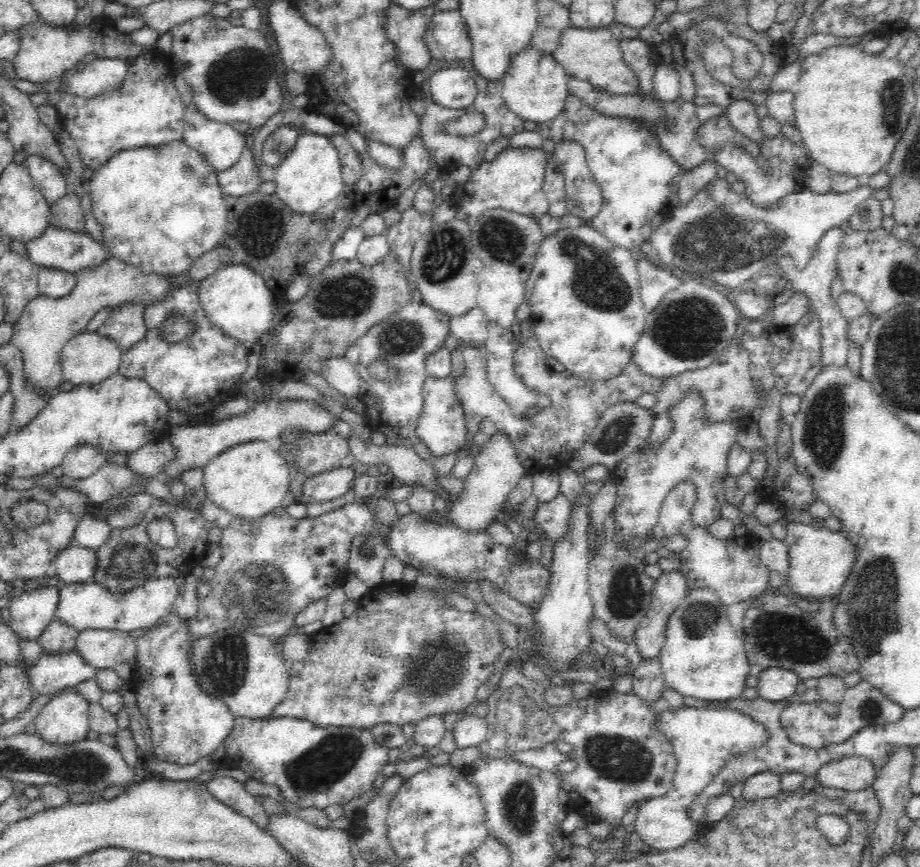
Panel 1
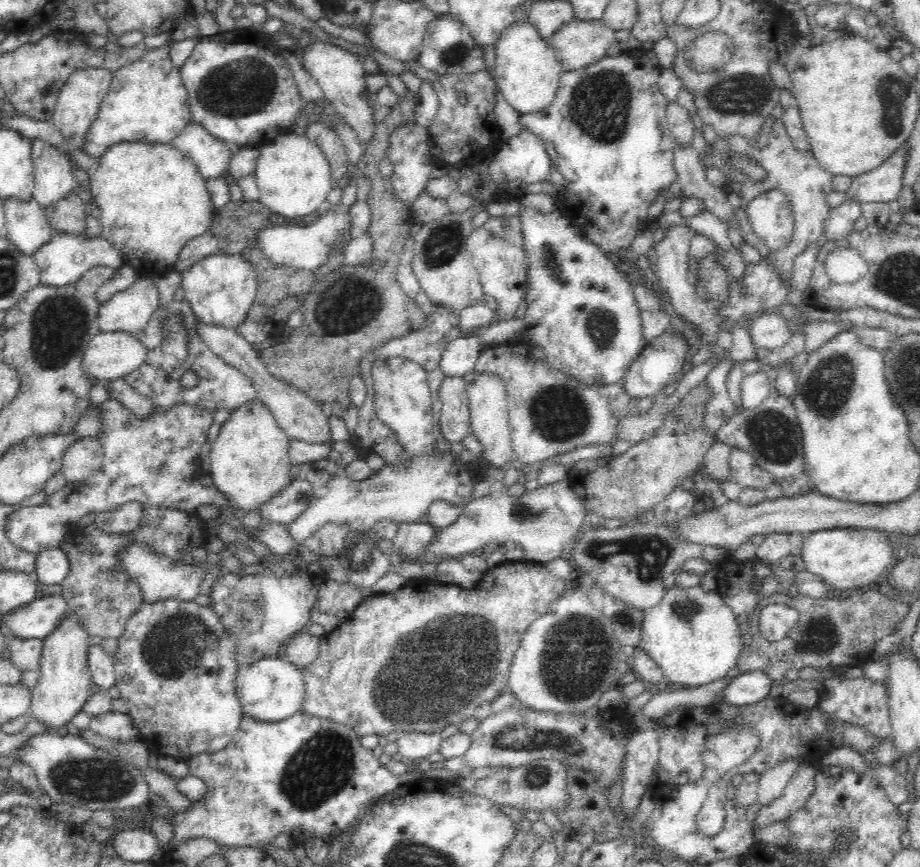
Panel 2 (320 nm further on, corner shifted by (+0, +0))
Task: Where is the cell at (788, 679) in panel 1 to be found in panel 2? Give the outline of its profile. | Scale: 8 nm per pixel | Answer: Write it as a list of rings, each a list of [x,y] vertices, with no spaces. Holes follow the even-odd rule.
[[[762,669],[740,672],[731,679],[730,684],[721,692],[723,701],[732,706],[757,704],[768,698],[776,682]]]

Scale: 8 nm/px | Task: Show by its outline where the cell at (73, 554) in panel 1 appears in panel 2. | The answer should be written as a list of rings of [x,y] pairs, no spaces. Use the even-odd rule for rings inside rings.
[[[64,547],[48,548],[36,556],[34,574],[35,580],[48,586],[59,586],[66,580],[71,563]]]

